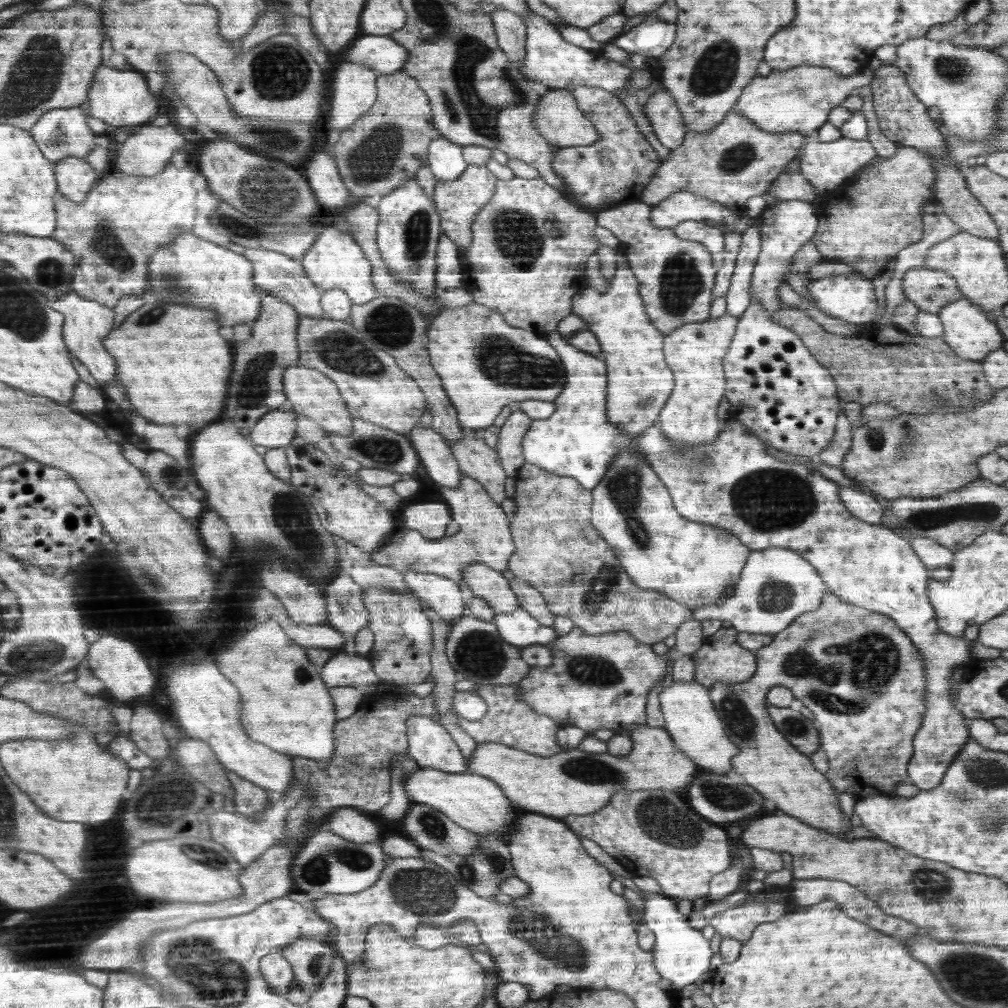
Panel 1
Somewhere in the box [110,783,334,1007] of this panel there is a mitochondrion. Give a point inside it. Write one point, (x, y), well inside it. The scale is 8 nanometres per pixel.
(316, 965)

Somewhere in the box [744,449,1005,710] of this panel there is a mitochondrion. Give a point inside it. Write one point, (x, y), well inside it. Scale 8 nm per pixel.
(925, 518)

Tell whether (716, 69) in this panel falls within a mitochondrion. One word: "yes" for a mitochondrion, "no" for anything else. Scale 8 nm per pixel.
yes

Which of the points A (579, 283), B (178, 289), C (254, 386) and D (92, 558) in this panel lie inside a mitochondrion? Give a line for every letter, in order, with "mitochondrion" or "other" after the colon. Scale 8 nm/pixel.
A: other
B: mitochondrion
C: mitochondrion
D: other

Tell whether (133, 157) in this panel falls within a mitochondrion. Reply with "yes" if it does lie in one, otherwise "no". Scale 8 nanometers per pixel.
no

